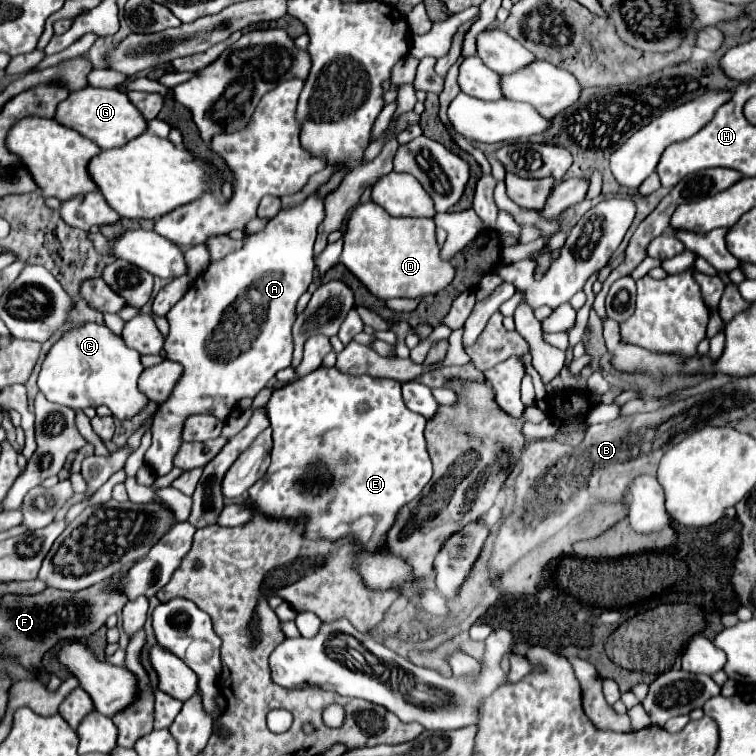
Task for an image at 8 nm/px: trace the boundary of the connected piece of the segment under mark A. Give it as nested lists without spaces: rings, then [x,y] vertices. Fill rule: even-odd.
[[[311,194],[303,204],[279,212],[269,224],[255,234],[245,238],[241,250],[227,254],[225,258],[211,262],[207,272],[203,272],[189,292],[167,312],[169,336],[165,338],[167,358],[183,366],[183,374],[171,392],[171,396],[159,406],[155,414],[151,432],[153,444],[145,454],[145,464],[155,470],[157,476],[165,476],[173,468],[175,450],[181,446],[179,432],[187,416],[205,412],[215,414],[217,420],[225,420],[241,398],[255,398],[275,374],[291,366],[293,358],[293,338],[291,326],[295,322],[295,304],[299,296],[309,288],[313,280],[313,242],[317,236],[317,226],[323,222],[323,198]]]

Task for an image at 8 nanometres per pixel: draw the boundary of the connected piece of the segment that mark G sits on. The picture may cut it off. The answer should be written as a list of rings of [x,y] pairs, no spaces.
[[[89,84],[81,90],[73,90],[65,100],[57,104],[55,120],[71,130],[77,130],[81,136],[93,140],[101,150],[119,148],[127,144],[131,138],[143,134],[147,128],[147,120],[139,114],[139,110],[135,110],[135,106],[131,106],[127,94],[115,88],[93,88]]]

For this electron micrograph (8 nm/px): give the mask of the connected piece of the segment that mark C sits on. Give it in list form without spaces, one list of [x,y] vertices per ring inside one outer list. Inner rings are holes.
[[[83,324],[63,332],[63,336],[51,346],[41,364],[37,386],[49,402],[63,404],[73,410],[105,404],[113,416],[129,420],[147,404],[147,398],[137,388],[141,372],[143,364],[139,362],[139,352],[127,348],[121,336],[113,334],[107,326]]]

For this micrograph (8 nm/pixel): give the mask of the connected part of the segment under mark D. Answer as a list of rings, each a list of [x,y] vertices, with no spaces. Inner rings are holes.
[[[373,202],[357,204],[349,214],[343,242],[343,254],[339,258],[341,264],[345,264],[345,268],[381,300],[435,294],[455,276],[453,266],[439,258],[435,224],[429,222],[429,218],[395,218]]]

